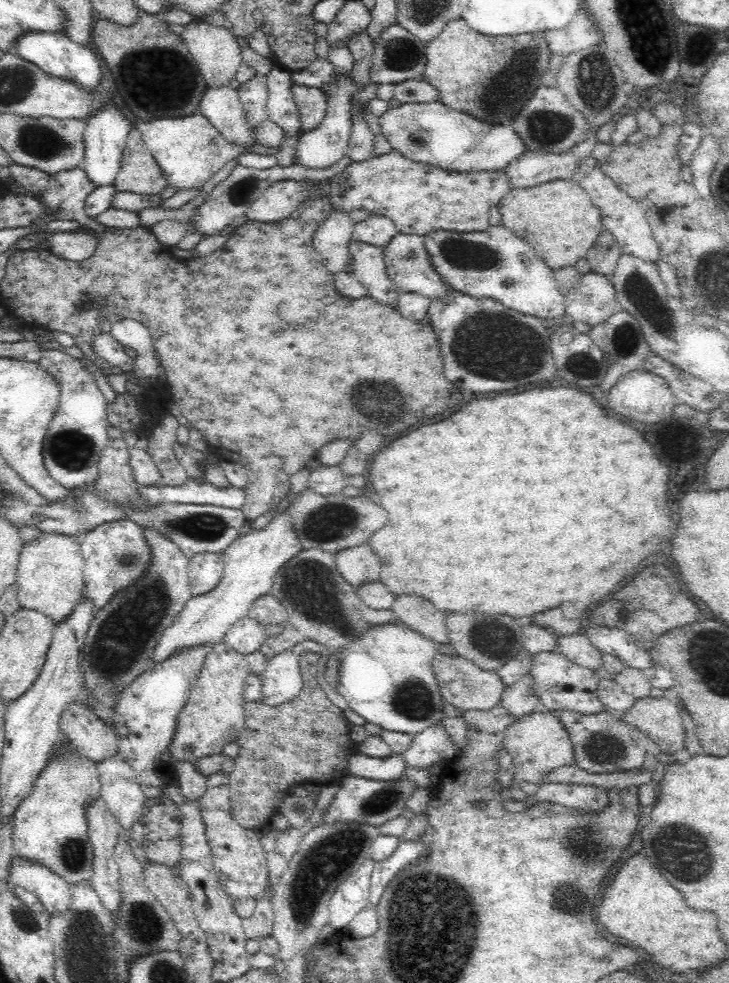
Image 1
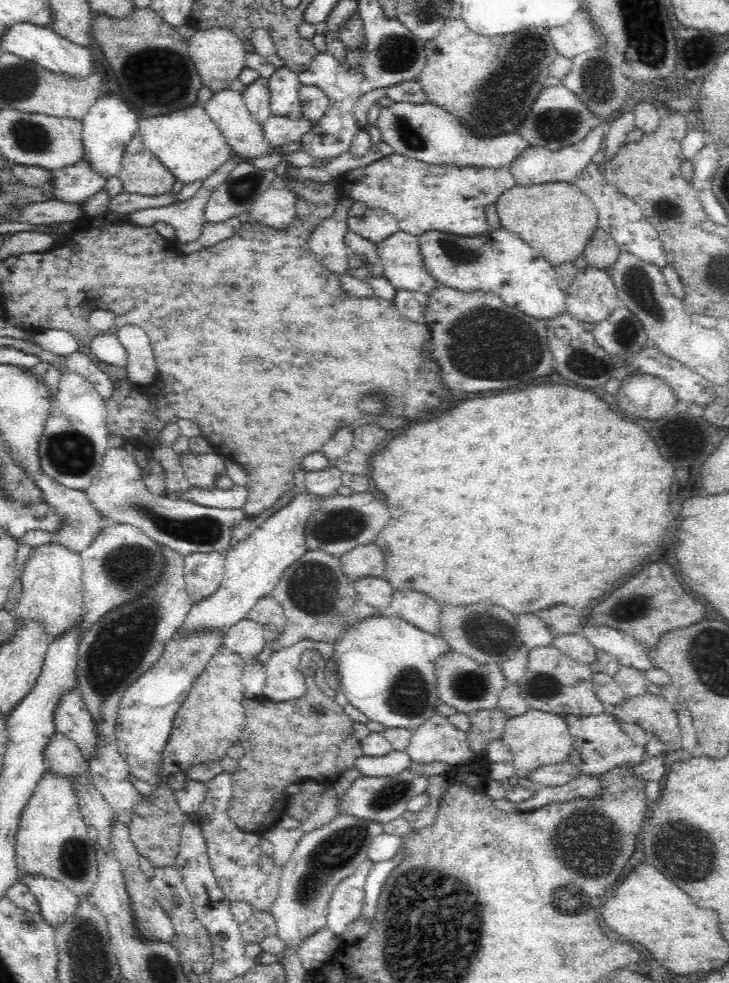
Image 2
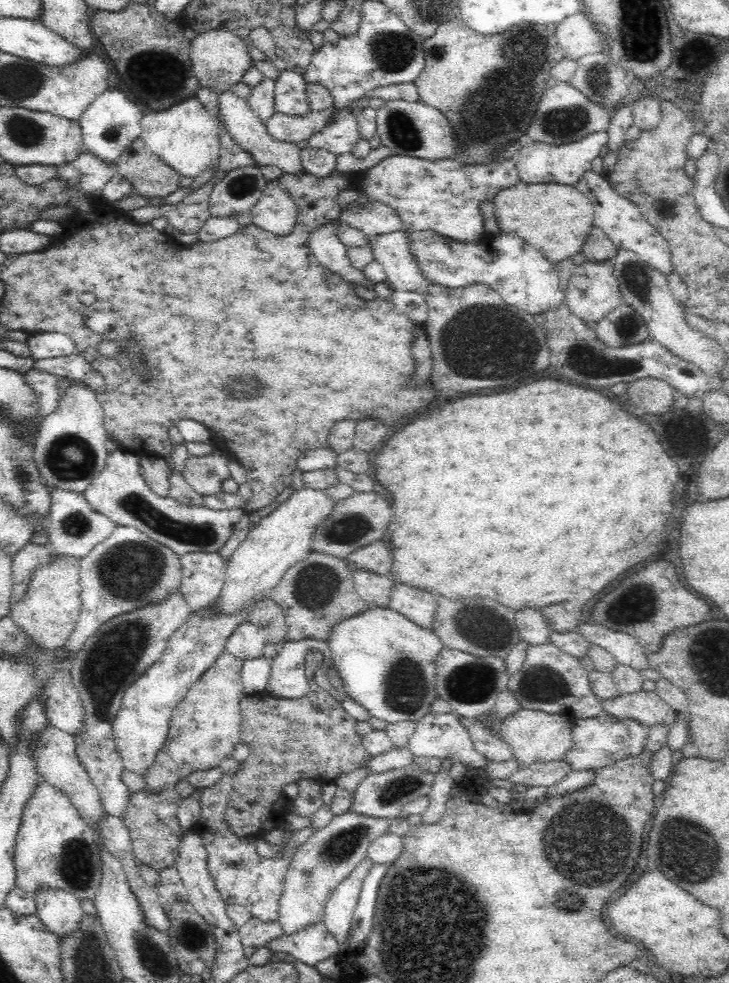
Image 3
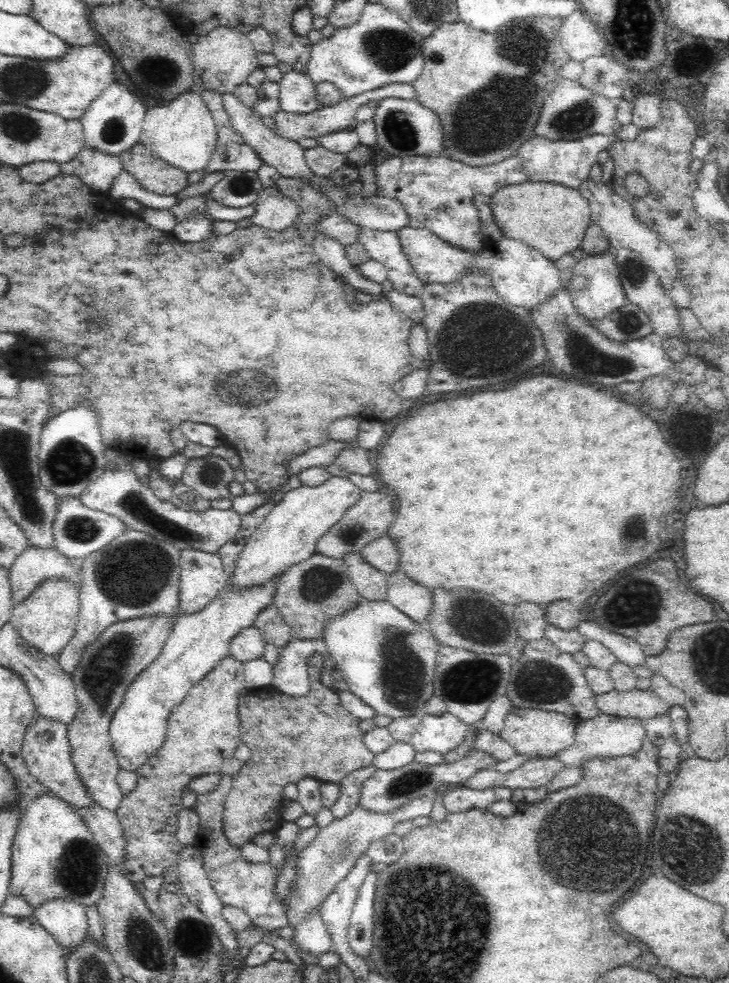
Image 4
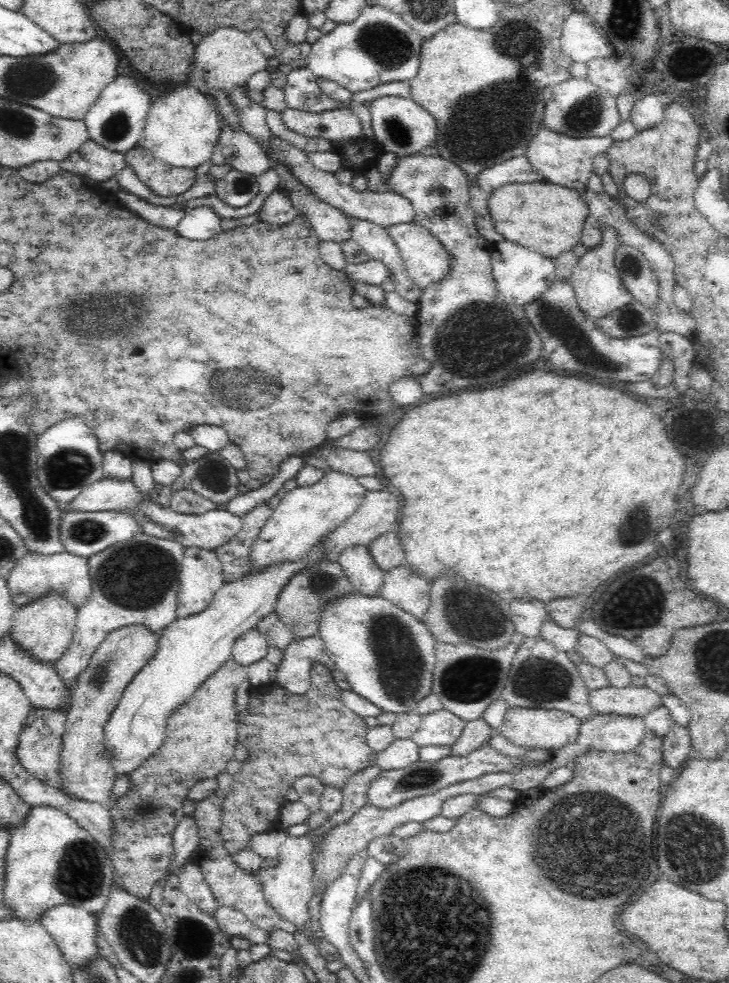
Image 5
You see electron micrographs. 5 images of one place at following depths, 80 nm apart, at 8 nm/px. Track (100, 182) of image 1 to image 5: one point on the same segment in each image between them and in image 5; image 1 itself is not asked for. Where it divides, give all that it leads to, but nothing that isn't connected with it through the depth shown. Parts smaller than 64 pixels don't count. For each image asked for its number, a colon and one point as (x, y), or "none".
2: (108, 126)
3: (111, 122)
4: (114, 120)
5: (116, 120)

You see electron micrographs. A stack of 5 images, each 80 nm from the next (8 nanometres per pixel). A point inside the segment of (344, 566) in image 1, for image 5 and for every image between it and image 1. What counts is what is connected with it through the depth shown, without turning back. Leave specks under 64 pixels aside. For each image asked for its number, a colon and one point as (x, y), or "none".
2: (366, 560)
3: (375, 557)
4: (382, 554)
5: (386, 551)

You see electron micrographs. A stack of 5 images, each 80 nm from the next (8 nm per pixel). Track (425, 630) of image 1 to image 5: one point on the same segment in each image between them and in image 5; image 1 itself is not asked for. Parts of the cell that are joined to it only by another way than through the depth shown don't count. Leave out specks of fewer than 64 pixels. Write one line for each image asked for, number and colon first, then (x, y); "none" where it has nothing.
2: (417, 609)
3: (419, 606)
4: (416, 601)
5: (402, 587)

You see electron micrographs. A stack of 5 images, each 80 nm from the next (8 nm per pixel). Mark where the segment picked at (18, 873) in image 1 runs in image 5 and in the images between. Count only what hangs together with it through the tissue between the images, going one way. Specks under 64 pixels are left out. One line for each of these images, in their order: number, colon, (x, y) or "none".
2: (57, 903)
3: (60, 911)
4: (66, 920)
5: (73, 928)

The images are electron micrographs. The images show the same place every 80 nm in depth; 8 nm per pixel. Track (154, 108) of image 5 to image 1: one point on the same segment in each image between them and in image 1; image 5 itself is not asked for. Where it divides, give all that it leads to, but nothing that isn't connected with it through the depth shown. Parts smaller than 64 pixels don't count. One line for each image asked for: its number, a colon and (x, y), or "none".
1: (189, 150)
2: (187, 142)
3: (186, 136)
4: (183, 133)

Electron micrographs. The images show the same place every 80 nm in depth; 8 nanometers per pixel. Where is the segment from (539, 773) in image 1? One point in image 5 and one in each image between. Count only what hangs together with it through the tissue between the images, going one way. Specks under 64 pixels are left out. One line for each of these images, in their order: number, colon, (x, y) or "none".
2: (535, 739)
3: (533, 736)
4: (537, 734)
5: (547, 729)

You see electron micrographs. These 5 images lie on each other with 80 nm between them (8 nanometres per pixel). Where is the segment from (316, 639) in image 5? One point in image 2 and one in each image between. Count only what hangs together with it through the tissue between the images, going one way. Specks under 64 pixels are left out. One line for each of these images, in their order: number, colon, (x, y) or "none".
2: (285, 680)
3: (287, 679)
4: (290, 677)

